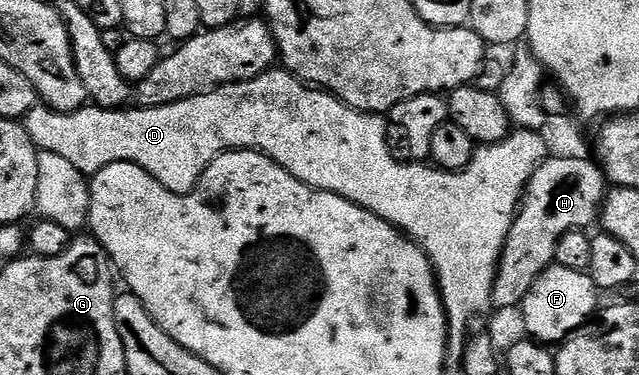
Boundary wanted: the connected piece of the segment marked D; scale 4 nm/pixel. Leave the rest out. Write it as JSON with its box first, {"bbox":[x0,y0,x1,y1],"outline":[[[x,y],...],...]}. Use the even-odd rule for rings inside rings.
{"bbox":[24,68,548,359],"outline":[[[271,68],[247,82],[210,88],[204,94],[194,94],[167,106],[133,109],[119,112],[87,104],[72,114],[62,114],[59,110],[39,104],[26,113],[24,125],[39,151],[64,156],[64,160],[69,160],[84,175],[93,176],[100,172],[100,168],[113,162],[131,162],[144,168],[144,172],[160,180],[160,184],[174,194],[188,194],[198,187],[200,176],[208,164],[227,150],[261,150],[289,174],[296,176],[296,180],[346,198],[414,239],[414,243],[428,256],[434,275],[438,277],[438,288],[450,324],[447,355],[451,359],[461,359],[465,355],[468,346],[466,325],[477,314],[491,309],[498,262],[514,223],[514,215],[518,212],[530,177],[548,157],[541,133],[515,129],[494,146],[479,145],[463,170],[439,170],[433,165],[415,164],[410,160],[397,162],[390,155],[390,146],[386,143],[388,122],[383,115],[353,110],[325,90],[308,88],[307,83],[301,82],[285,68]]]}

